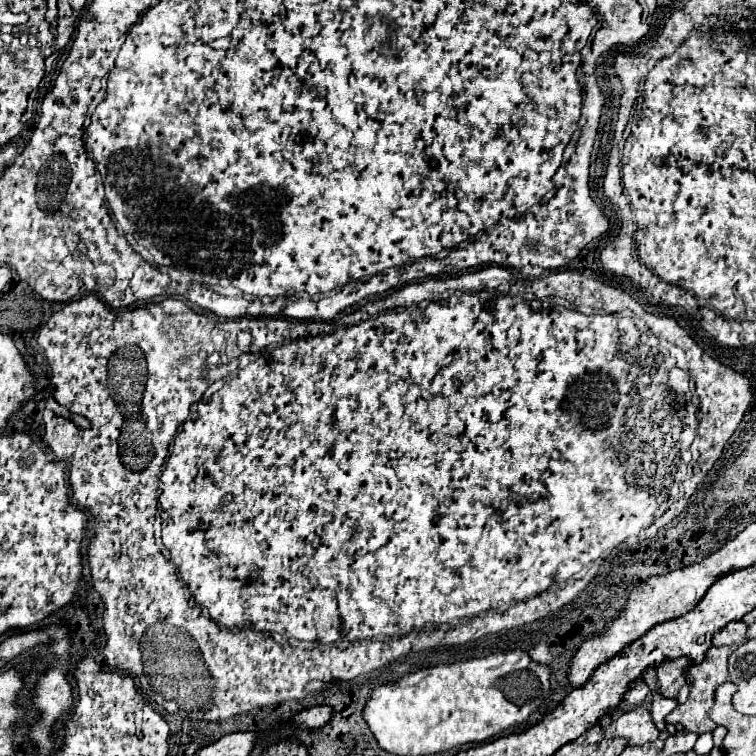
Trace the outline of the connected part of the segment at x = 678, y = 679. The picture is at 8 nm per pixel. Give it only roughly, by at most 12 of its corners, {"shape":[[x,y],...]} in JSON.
{"shape":[[678,658],[658,666],[660,692],[678,698],[686,686],[690,658]]}

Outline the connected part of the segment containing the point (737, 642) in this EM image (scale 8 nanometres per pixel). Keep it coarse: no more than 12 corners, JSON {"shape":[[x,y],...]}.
{"shape":[[730,622],[714,634],[714,646],[742,646],[748,624]]}

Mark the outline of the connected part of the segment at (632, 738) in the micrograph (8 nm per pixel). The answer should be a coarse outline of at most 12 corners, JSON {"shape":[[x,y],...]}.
{"shape":[[636,706],[602,730],[630,746],[658,740],[650,710]]}

